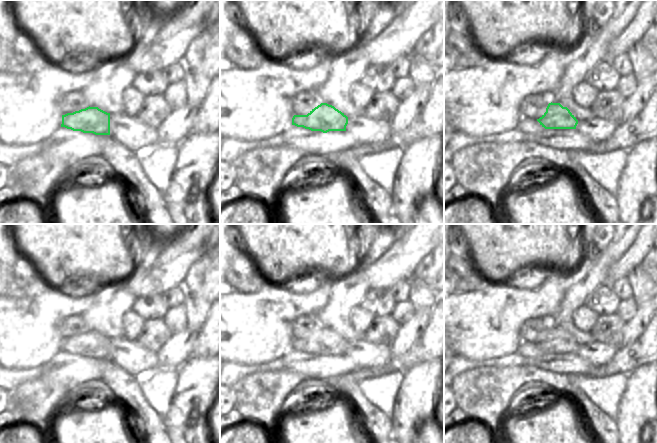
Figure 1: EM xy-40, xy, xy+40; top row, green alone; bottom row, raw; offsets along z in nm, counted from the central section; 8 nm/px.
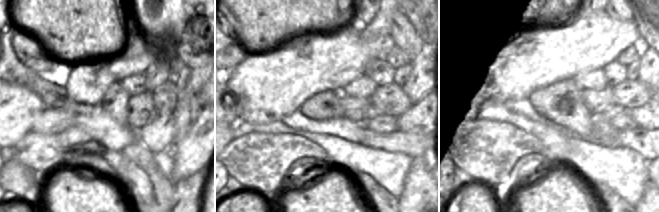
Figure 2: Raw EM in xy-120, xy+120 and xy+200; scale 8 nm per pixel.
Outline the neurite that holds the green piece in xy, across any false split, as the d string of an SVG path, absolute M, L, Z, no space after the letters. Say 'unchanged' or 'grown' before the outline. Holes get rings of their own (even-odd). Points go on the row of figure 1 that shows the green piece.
grown; M343 81L338 90L340 94L336 98L335 105L321 103L312 109L307 115L294 115L292 125L303 127L311 131L346 131L349 117L362 115L350 100L350 86Z

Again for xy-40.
grown; M121 81L114 86L111 105L89 106L85 109L62 115L61 127L95 135L110 135L110 114L124 113L122 92L125 88Z

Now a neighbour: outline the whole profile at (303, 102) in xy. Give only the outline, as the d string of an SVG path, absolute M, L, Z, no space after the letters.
M301 91L292 100L294 115L307 115L322 102L316 91Z

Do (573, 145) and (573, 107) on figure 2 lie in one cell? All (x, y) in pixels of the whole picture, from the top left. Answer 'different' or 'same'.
different

